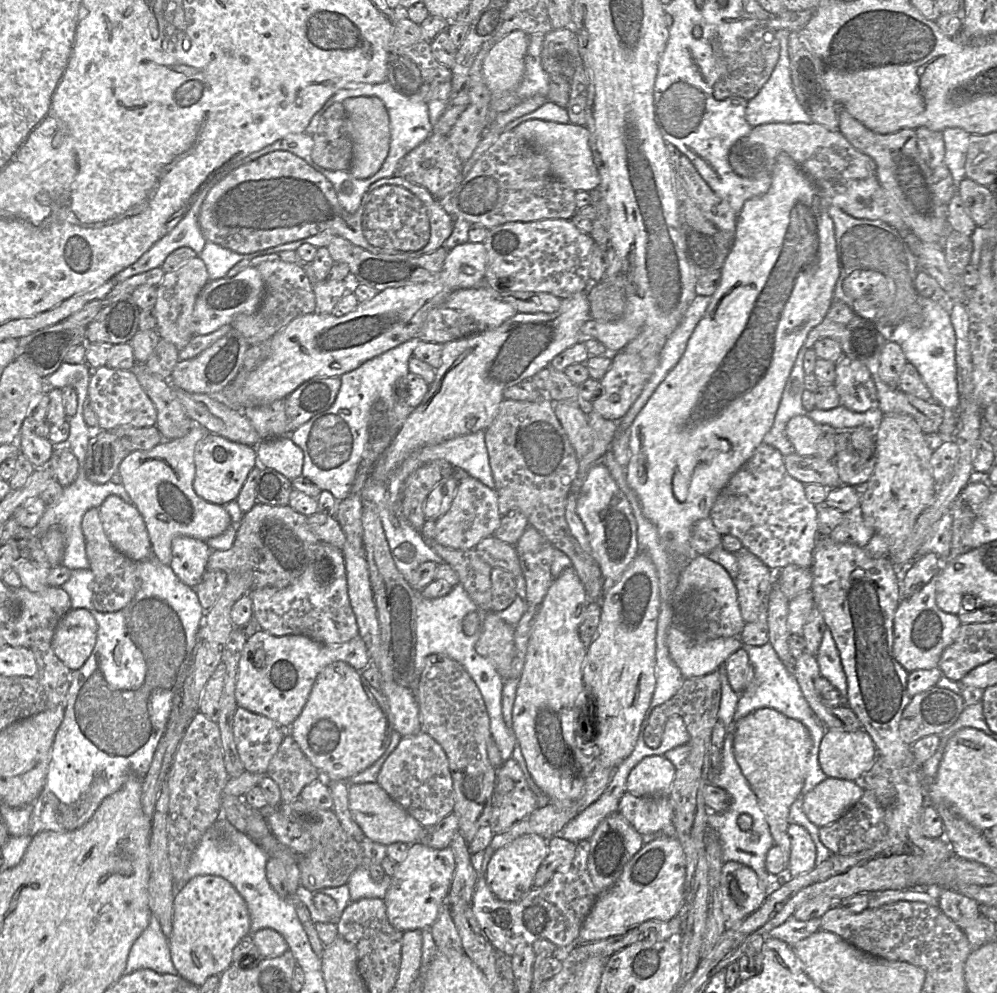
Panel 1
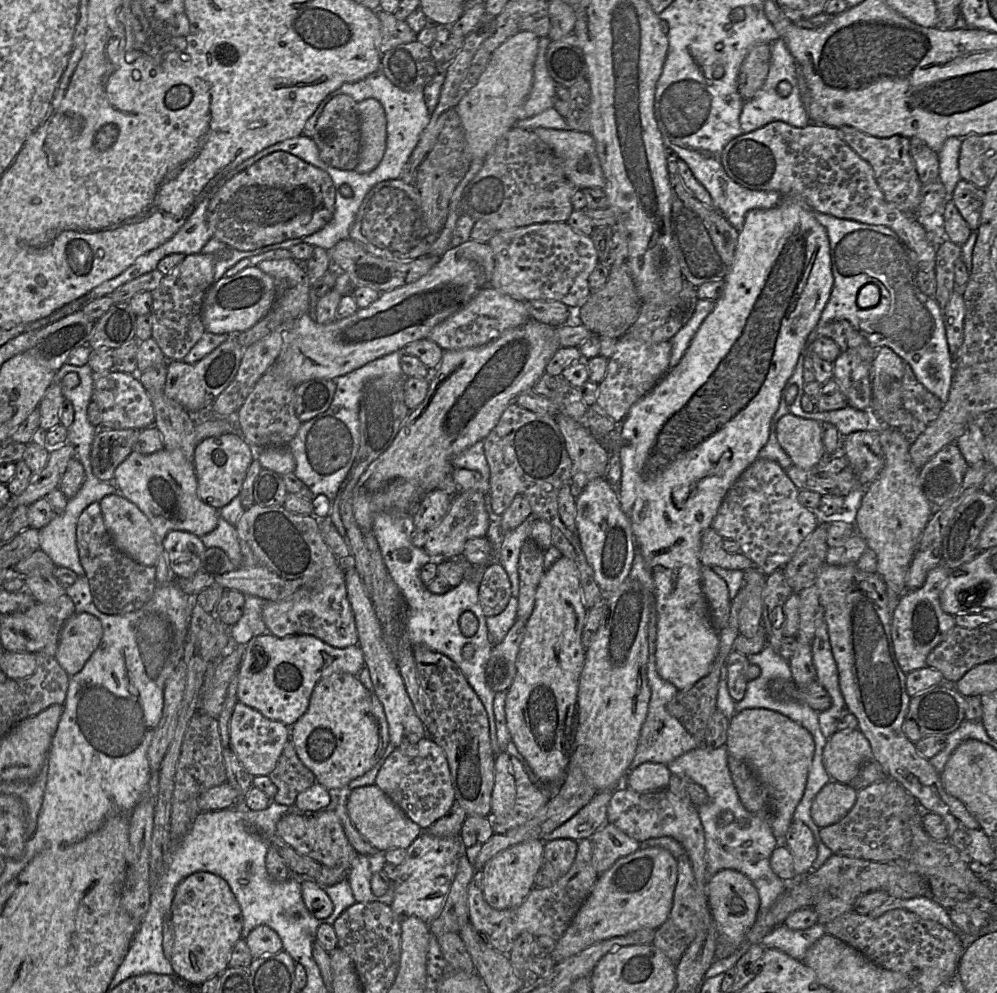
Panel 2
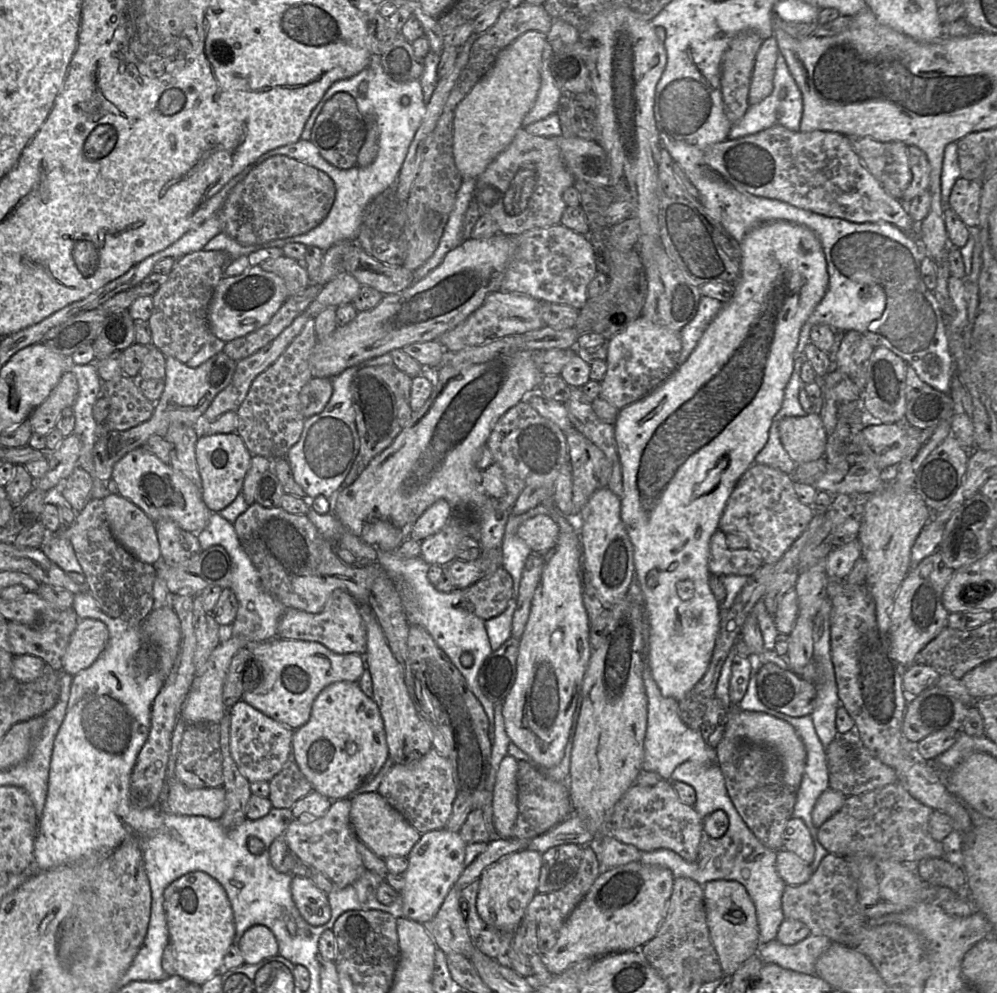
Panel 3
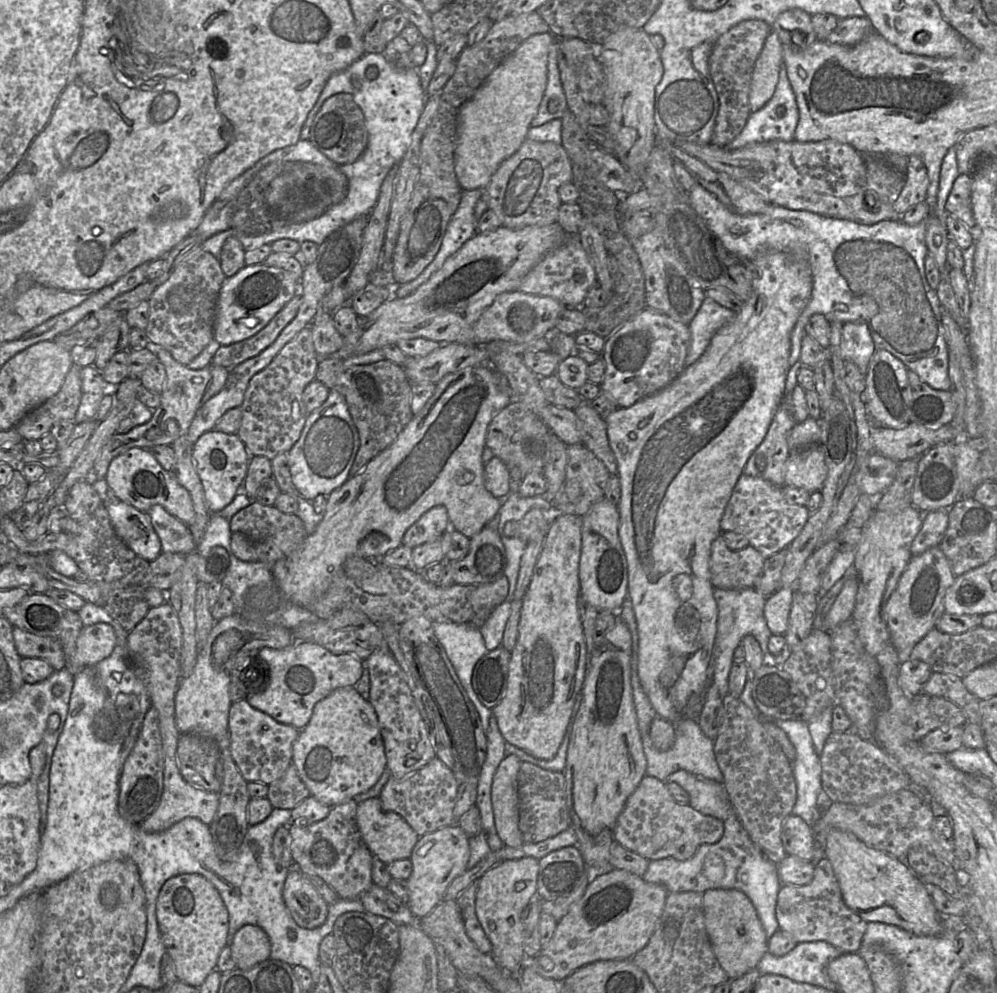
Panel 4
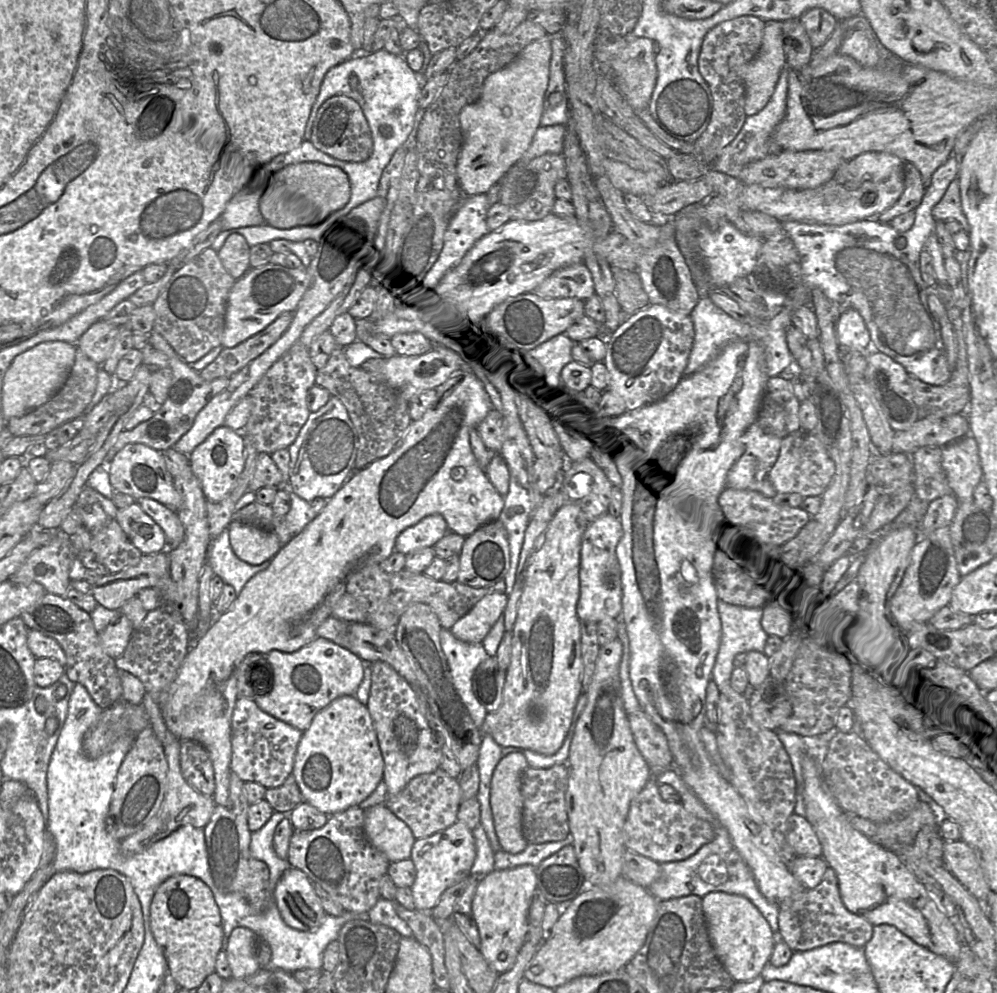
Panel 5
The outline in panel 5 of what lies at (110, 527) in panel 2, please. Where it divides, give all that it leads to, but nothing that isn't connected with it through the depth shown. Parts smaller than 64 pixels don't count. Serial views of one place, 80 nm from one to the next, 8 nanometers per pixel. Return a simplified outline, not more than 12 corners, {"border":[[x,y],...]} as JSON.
{"border":[[137,502],[116,520],[143,555],[167,549],[163,530]]}

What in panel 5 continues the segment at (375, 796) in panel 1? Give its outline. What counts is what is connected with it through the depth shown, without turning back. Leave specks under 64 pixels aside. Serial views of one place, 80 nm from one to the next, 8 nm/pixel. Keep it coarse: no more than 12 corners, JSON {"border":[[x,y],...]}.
{"border":[[385,804],[364,809],[364,831],[389,862],[409,859],[416,840]]}

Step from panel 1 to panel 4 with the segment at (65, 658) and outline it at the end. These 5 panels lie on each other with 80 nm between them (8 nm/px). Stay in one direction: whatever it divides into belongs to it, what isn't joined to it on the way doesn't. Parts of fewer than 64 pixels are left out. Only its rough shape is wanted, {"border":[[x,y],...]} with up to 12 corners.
{"border":[[84,626],[76,641],[75,664],[91,667],[111,655],[114,628]]}

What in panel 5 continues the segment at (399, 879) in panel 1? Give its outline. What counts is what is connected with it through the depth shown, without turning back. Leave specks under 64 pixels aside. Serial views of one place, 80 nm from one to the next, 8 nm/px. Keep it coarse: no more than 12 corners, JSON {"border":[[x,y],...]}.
{"border":[[460,821],[416,839],[415,909],[430,912],[471,874],[476,845]]}

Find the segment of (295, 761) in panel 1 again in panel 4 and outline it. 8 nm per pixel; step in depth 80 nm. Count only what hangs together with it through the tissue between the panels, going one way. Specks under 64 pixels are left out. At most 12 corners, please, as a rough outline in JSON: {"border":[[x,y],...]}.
{"border":[[292,762],[269,785],[273,808],[292,810],[309,795]]}

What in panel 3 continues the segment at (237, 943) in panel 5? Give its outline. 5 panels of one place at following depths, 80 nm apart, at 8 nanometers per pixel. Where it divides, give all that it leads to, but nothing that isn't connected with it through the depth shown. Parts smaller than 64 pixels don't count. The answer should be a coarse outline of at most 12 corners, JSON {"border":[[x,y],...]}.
{"border":[[254,925],[238,947],[245,964],[278,955],[273,932]]}

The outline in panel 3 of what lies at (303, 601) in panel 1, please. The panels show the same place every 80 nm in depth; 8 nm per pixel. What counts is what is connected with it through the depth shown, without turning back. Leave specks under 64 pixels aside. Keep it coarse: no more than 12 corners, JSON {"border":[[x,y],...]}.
{"border":[[335,589],[320,613],[287,608],[277,636],[364,655],[358,606]]}

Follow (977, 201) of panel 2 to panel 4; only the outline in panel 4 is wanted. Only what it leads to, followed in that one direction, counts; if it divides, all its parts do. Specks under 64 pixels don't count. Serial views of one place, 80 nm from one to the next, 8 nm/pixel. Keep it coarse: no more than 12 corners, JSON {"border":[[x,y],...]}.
{"border":[[960,174],[945,211],[968,229],[975,225],[971,207],[972,178]]}

